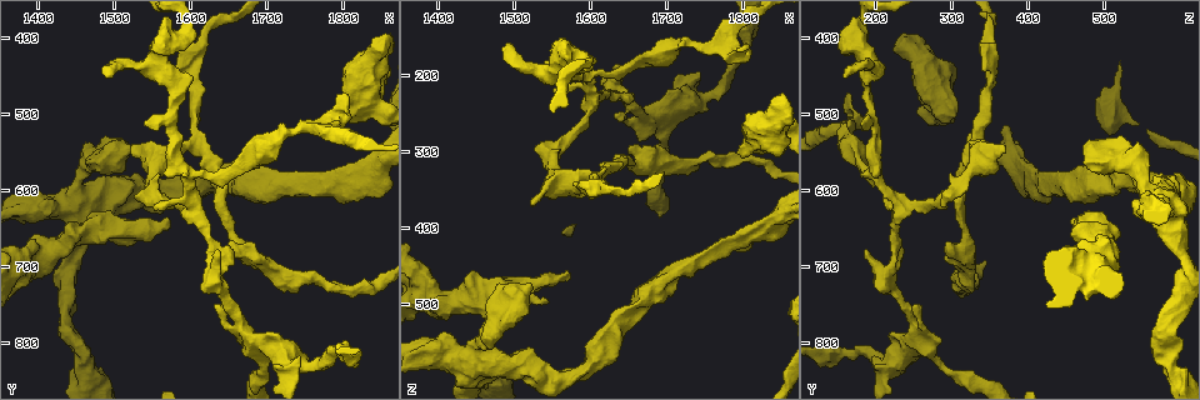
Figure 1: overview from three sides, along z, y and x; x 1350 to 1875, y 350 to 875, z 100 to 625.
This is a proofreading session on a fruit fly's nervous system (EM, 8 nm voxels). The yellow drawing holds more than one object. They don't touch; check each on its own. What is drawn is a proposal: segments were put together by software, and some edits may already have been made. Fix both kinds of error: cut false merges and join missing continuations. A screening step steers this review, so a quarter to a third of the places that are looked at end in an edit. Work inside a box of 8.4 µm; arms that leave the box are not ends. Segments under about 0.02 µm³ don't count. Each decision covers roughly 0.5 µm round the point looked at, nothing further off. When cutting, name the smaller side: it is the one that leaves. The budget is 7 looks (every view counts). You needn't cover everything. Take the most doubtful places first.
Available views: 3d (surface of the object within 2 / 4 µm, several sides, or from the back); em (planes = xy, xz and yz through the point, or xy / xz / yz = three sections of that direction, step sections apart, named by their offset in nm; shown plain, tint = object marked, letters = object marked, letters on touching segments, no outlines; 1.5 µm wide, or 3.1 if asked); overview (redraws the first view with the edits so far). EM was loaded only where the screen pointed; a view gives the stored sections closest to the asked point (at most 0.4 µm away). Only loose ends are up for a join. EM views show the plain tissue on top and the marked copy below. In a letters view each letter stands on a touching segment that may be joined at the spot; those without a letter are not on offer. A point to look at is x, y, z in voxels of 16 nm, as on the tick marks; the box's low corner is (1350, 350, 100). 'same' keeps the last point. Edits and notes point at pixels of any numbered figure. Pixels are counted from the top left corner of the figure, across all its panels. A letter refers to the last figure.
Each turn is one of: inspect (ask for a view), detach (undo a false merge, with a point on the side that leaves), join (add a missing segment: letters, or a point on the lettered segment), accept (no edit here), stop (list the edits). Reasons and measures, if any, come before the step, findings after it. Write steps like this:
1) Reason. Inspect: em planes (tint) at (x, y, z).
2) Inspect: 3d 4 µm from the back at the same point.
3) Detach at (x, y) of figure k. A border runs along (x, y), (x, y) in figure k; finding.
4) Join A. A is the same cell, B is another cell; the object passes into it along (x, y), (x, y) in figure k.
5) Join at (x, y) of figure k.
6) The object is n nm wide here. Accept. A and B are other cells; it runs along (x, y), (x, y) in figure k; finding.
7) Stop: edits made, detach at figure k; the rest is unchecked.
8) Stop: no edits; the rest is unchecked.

Branch stops here. Inspect: em yz step 4 (tint) at (1795, 475, 170).

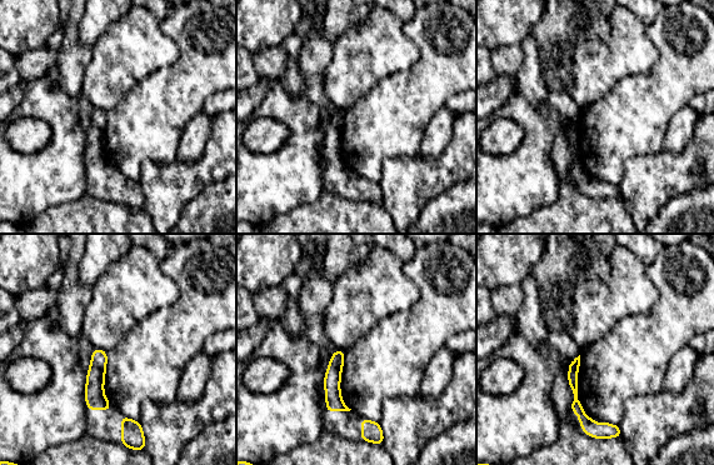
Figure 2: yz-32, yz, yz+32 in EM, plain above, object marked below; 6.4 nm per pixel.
Inspect: em planes (letters) at the same point.

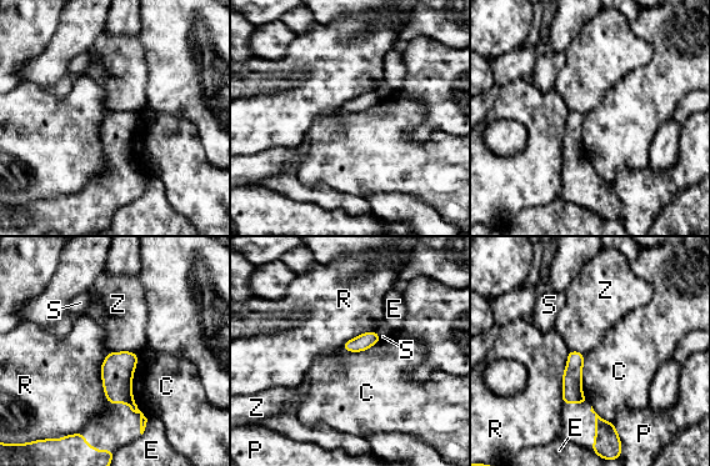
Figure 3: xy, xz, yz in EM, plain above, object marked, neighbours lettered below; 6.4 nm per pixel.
Accept. C, E, P, R, S and Z are other cells; a border runs along (110, 351), (131, 351), (136, 354) in figure 3; none of them fits.

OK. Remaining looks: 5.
Inspect: em xy step 8 (letters) at (1660, 695, 225).

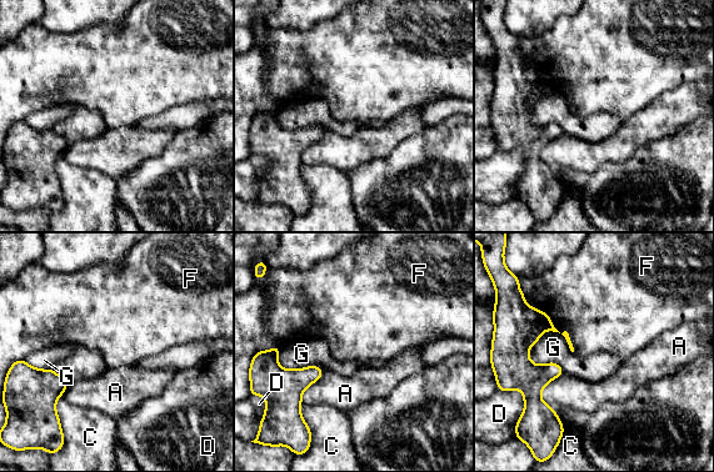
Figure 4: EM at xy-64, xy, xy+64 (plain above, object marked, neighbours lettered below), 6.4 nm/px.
Inspect: em xz step 8 (letters) at the same point.

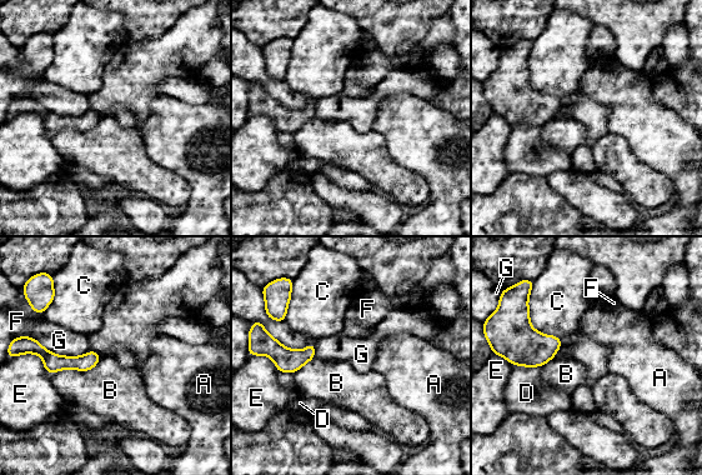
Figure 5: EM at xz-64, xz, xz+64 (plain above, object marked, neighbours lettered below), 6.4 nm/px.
The object is 110 nm wide here. Accept. A, B, C, D, E, F and G are other cells; it runs along (31, 350), (51, 361), (95, 359) in figure 5; none of them fits.

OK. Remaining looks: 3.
A narrow waist. Inspect: em xy step 4 (tint) at (1695, 840, 295).

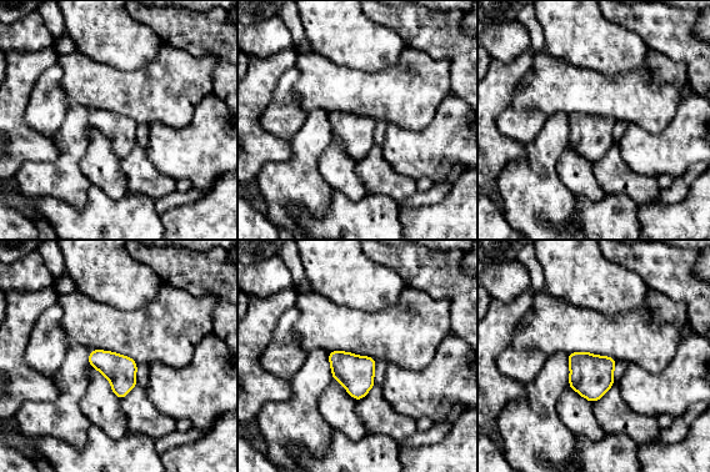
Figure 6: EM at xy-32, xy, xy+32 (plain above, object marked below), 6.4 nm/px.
Inspect: em planes (tint) at the same point.

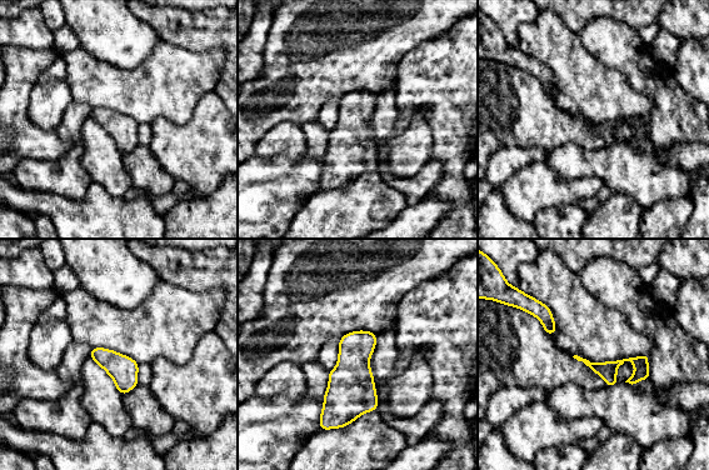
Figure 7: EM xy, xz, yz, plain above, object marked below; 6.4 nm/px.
See the neighbours. Inspect: em planes (letters) at the same point.

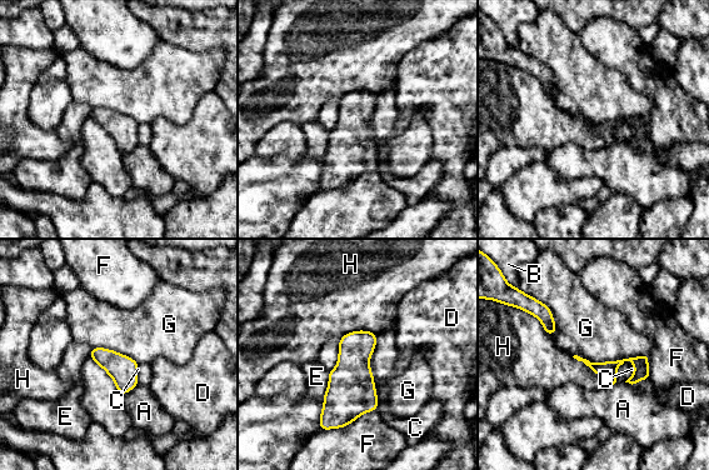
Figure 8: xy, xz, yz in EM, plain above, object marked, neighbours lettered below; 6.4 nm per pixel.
The longest contact is with G, 480 nm. Accept. A, B, C, D, E, F, G and H are other cells; continuous, no second neuron.

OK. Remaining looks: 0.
Stop: no edits; the rest is unchecked.

